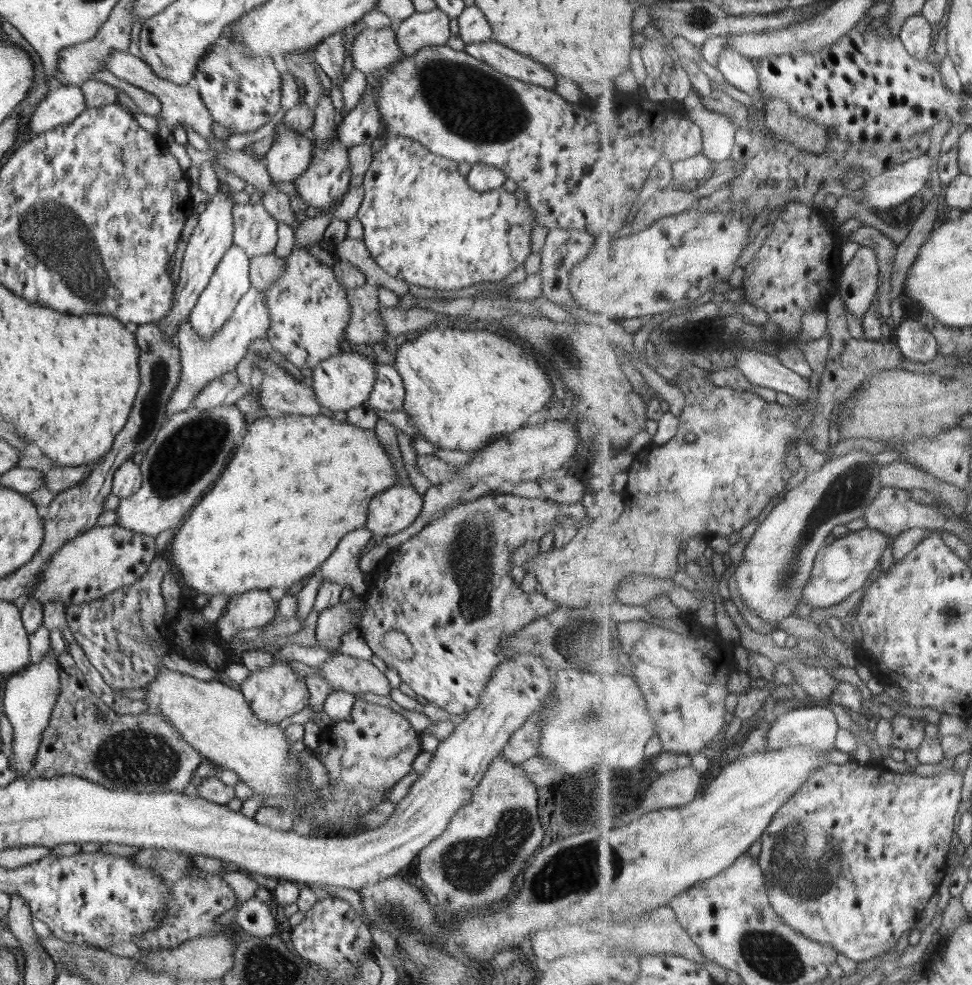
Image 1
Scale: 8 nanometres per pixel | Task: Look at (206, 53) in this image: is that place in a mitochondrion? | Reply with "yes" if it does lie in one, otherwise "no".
no

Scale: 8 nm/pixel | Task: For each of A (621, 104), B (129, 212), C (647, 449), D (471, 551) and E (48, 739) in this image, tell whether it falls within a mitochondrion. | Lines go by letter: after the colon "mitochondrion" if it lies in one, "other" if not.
A: other
B: other
C: other
D: mitochondrion
E: other

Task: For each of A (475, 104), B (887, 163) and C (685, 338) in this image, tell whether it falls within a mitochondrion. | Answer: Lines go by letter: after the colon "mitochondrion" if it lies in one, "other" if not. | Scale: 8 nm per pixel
A: mitochondrion
B: other
C: mitochondrion

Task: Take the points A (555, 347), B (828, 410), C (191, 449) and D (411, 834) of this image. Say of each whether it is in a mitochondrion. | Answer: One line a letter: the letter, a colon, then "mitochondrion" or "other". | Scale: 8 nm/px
A: mitochondrion
B: other
C: mitochondrion
D: other

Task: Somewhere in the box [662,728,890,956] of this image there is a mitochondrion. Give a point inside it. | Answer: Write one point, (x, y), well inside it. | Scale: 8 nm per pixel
(804, 863)

